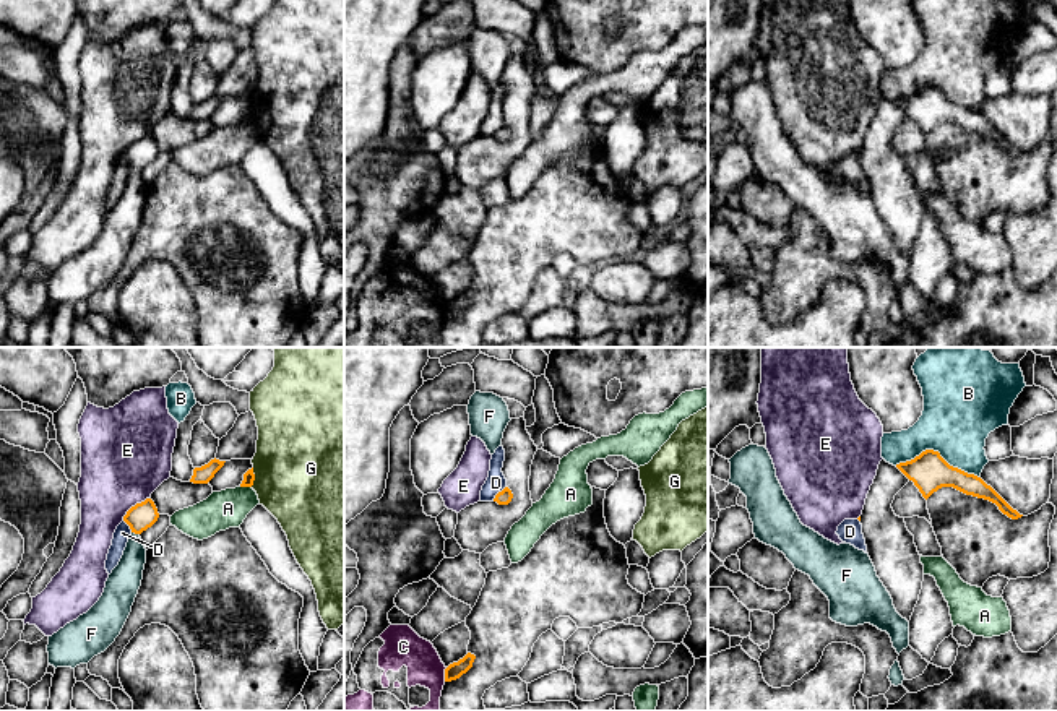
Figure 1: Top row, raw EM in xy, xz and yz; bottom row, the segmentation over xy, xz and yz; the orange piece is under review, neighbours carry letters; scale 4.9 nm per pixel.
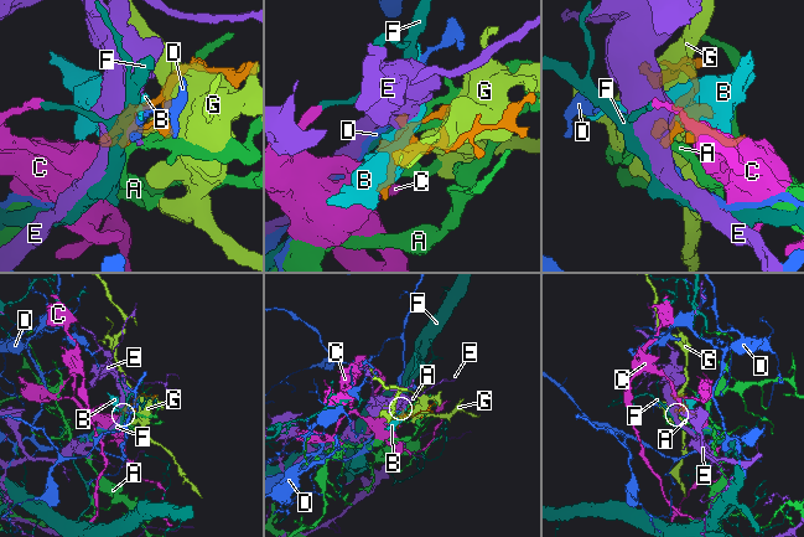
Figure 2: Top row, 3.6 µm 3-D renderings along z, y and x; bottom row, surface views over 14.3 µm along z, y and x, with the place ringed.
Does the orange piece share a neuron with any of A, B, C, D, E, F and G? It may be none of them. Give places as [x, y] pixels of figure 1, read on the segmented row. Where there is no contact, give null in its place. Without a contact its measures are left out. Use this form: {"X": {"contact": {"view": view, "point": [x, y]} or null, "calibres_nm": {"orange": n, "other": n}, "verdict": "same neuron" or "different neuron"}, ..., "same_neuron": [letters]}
{"A": {"contact": {"view": "xy", "point": [245, 486]}, "calibres_nm": {"orange": 60, "other": 190}, "verdict": "different neuron"}, "B": {"contact": {"view": "yz", "point": [937, 452]}, "calibres_nm": {"orange": 190, "other": 380}, "verdict": "different neuron"}, "C": {"contact": {"view": "xz", "point": [445, 674]}, "calibres_nm": {"orange": 80, "other": 190}, "verdict": "different neuron"}, "D": {"contact": {"view": "xz", "point": [497, 494]}, "calibres_nm": {"orange": 70, "other": 100}, "verdict": "different neuron"}, "E": {"contact": {"view": "xy", "point": [135, 505]}, "calibres_nm": {"orange": 130, "other": 440}, "verdict": "different neuron"}, "F": {"contact": {"view": "xy", "point": [135, 533]}, "calibres_nm": {"orange": 130, "other": 160}, "verdict": "same neuron"}, "G": {"contact": {"view": "xy", "point": [254, 478]}, "calibres_nm": {"orange": 60, "other": 500}, "verdict": "different neuron"}, "same_neuron": ["F"]}

